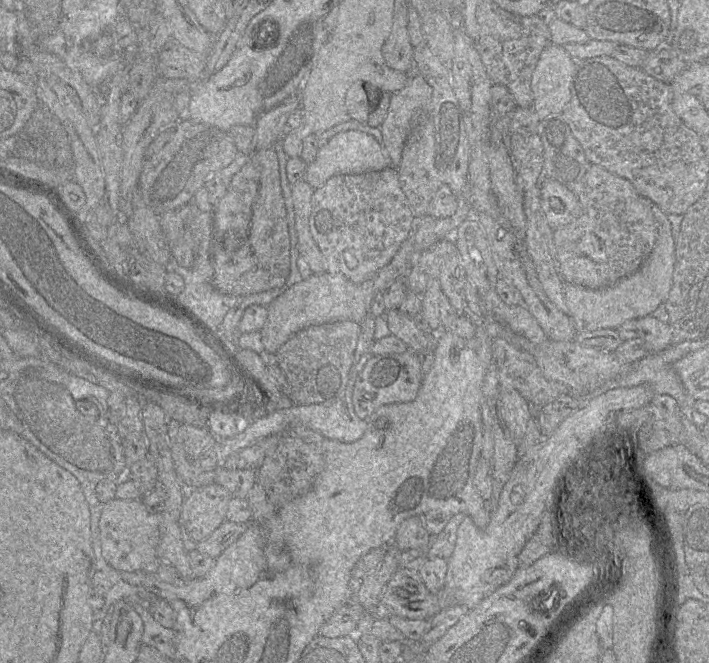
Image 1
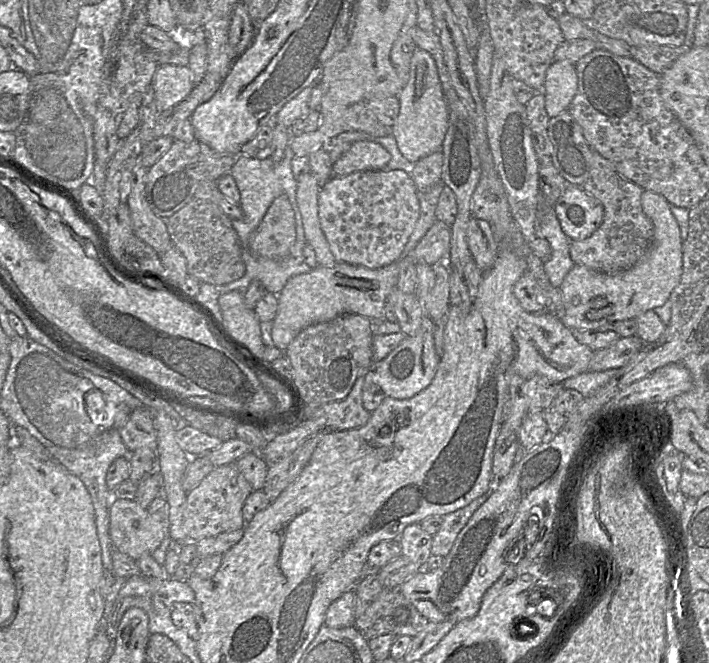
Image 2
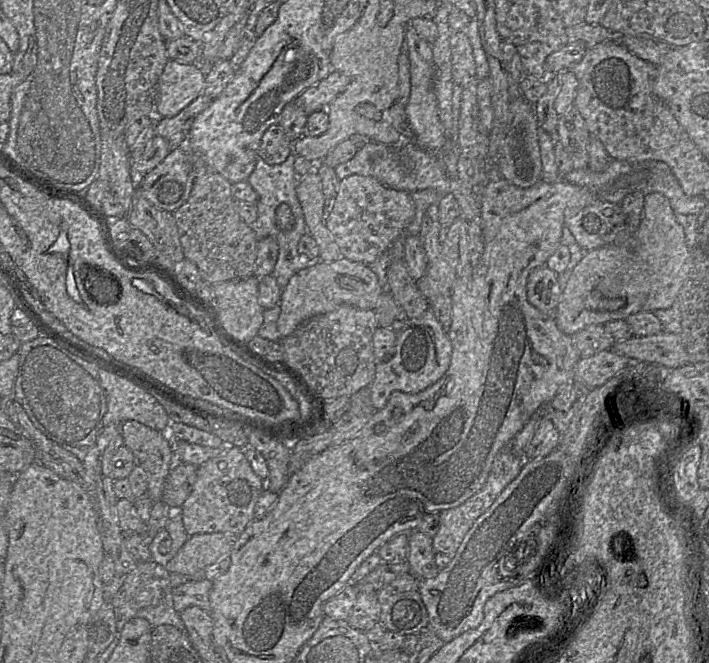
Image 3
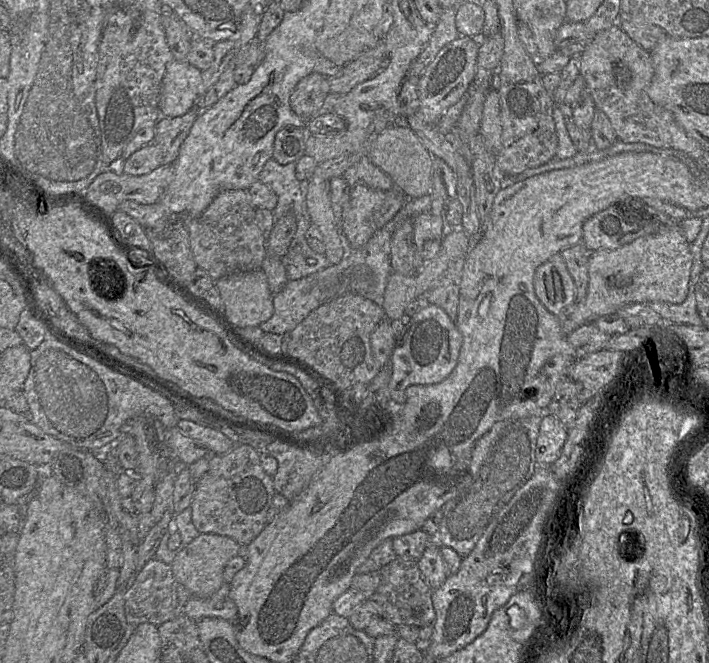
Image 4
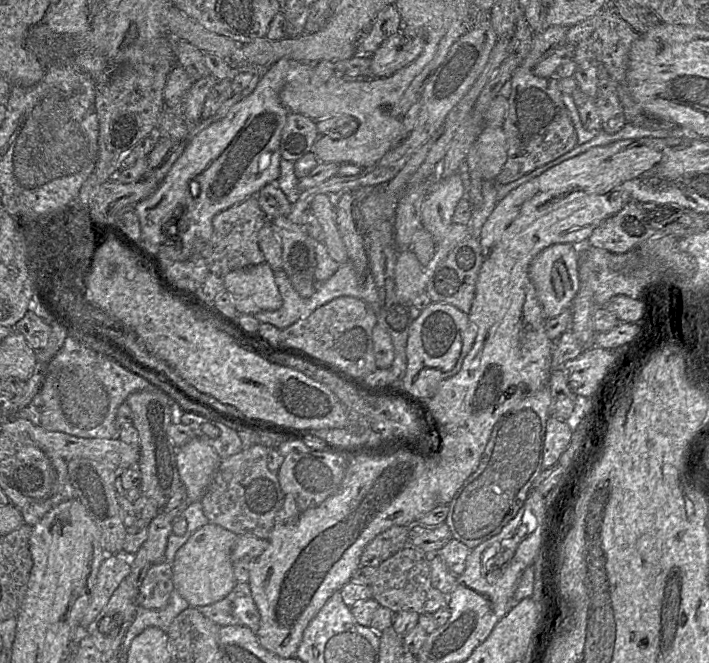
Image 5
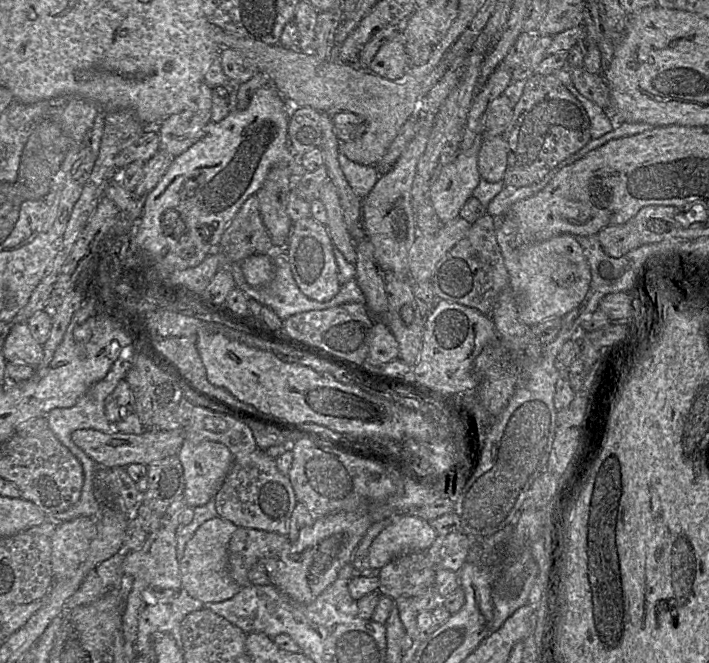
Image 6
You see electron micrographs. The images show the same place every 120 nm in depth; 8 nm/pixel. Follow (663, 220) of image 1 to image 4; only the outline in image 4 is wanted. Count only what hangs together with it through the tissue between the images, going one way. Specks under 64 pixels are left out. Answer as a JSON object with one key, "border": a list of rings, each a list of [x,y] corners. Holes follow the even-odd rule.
{"border":[[[678,222],[664,223],[656,233],[639,237],[618,249],[591,252],[586,296],[558,314],[560,327],[568,335],[580,326],[616,313],[630,303],[661,301],[680,304],[688,295],[692,266],[690,244]]]}

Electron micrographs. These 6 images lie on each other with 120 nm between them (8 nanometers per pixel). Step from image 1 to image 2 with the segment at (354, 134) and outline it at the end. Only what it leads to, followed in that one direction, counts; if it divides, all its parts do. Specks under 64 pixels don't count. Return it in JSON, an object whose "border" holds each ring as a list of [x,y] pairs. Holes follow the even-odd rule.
{"border":[[[356,141],[332,166],[333,176],[344,176],[353,172],[381,170],[390,160],[390,154],[379,143]]]}

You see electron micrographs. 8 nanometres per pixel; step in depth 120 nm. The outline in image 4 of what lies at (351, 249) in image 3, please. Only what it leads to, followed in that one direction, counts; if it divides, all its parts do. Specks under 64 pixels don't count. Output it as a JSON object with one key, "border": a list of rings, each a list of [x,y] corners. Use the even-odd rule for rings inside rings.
{"border":[[[360,184],[351,187],[350,197],[343,206],[342,220],[339,224],[348,247],[358,249],[364,246],[378,230],[394,218],[404,204],[404,196],[395,191],[375,190]]]}

